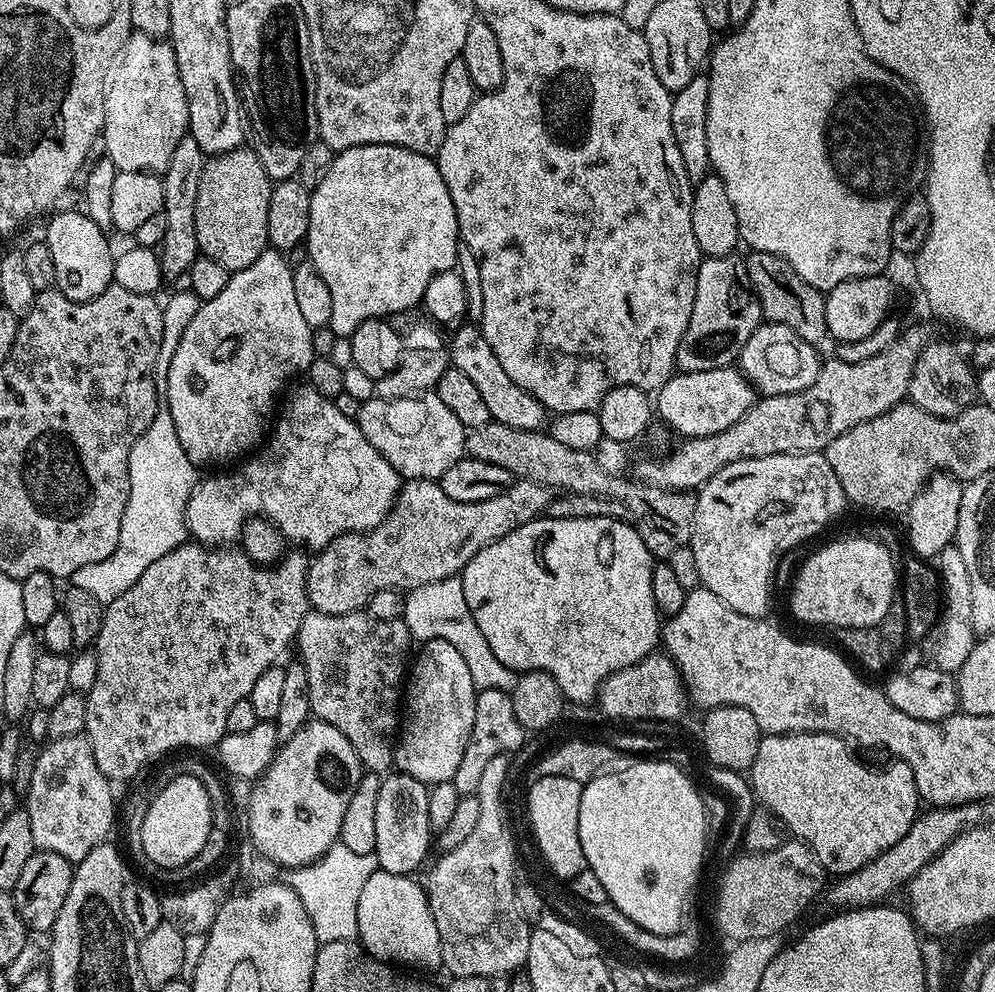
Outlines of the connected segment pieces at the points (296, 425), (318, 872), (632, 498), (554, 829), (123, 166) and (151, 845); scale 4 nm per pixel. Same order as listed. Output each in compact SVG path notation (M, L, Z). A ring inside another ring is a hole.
M311 386L303 387L293 387L287 393L288 401L286 396L266 443L248 458L253 460L245 459L237 472L208 476L205 480L203 477L197 483L184 519L193 541L205 546L228 546L239 541L240 531L247 520L263 518L284 535L285 541L292 543L293 540L296 543L293 545L319 550L342 534L368 532L384 521L400 493L401 476L390 462L386 462L386 458L382 458L382 454L378 454L378 450L374 450L374 446L370 446L370 442L366 442L366 434L362 434L356 420L346 418L346 414L340 413L338 406L318 394L318 390Z
M339 842L332 845L325 856L320 856L304 868L294 868L287 873L288 887L298 894L306 914L314 926L314 934L320 944L339 940L356 940L356 899L366 886L366 878L378 871L376 853L354 854Z
M489 422L471 429L464 437L464 446L467 455L482 462L494 462L494 466L502 466L502 470L509 472L516 480L538 482L564 494L573 492L602 496L606 500L618 502L630 517L632 527L638 530L642 542L646 542L646 550L650 550L653 557L667 558L674 554L674 550L692 543L696 509L696 496L692 492L675 492L669 488L637 482L632 478L627 480L627 475L624 474L606 474L606 470L598 466L592 452L573 450L571 446L558 442L558 438L544 430L531 432Z
M536 776L528 788L528 820L532 823L532 832L536 844L560 882L571 882L576 875L585 871L582 842L578 838L578 806L582 802L584 785L574 778L561 776Z
M133 31L122 50L116 56L116 63L106 70L104 87L104 130L103 151L114 162L117 172L163 173L170 162L170 154L188 132L188 103L186 90L182 90L182 78L178 74L178 62L167 39L147 36Z
M179 776L161 790L154 802L150 802L150 810L146 810L146 818L142 818L138 843L150 863L164 870L182 868L202 850L206 840L214 835L212 821L214 815L206 786L198 778Z

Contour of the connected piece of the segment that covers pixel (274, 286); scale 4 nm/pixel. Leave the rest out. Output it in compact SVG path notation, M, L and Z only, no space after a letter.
M266 250L257 260L250 262L250 266L231 273L226 290L222 290L218 298L201 303L198 314L194 314L190 326L186 326L186 334L182 334L182 342L178 342L178 350L174 350L174 358L170 358L166 373L166 407L170 418L174 418L178 442L182 442L186 458L190 458L197 469L204 470L207 464L239 461L245 454L251 453L265 439L278 401L293 383L291 380L299 372L300 375L307 373L312 365L314 355L311 338L314 328L312 324L308 325L304 317L304 308L296 293L296 280L292 277L288 259L285 253Z

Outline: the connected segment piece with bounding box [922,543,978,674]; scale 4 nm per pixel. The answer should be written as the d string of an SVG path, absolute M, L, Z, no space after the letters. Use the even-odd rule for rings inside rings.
M955 543L948 544L934 557L934 567L940 573L942 589L940 621L932 627L930 634L924 637L922 647L925 654L932 659L929 660L931 667L955 674L966 662L978 639L974 630L974 614L970 610L970 574L966 561L962 559L962 550L958 550Z

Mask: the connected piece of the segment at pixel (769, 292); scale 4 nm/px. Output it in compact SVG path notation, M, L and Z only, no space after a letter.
M749 251L746 256L748 277L752 290L756 293L756 301L760 304L763 319L770 324L790 326L798 338L806 338L806 342L820 346L823 340L829 339L826 326L825 293L821 289L810 286L781 256L769 252Z

